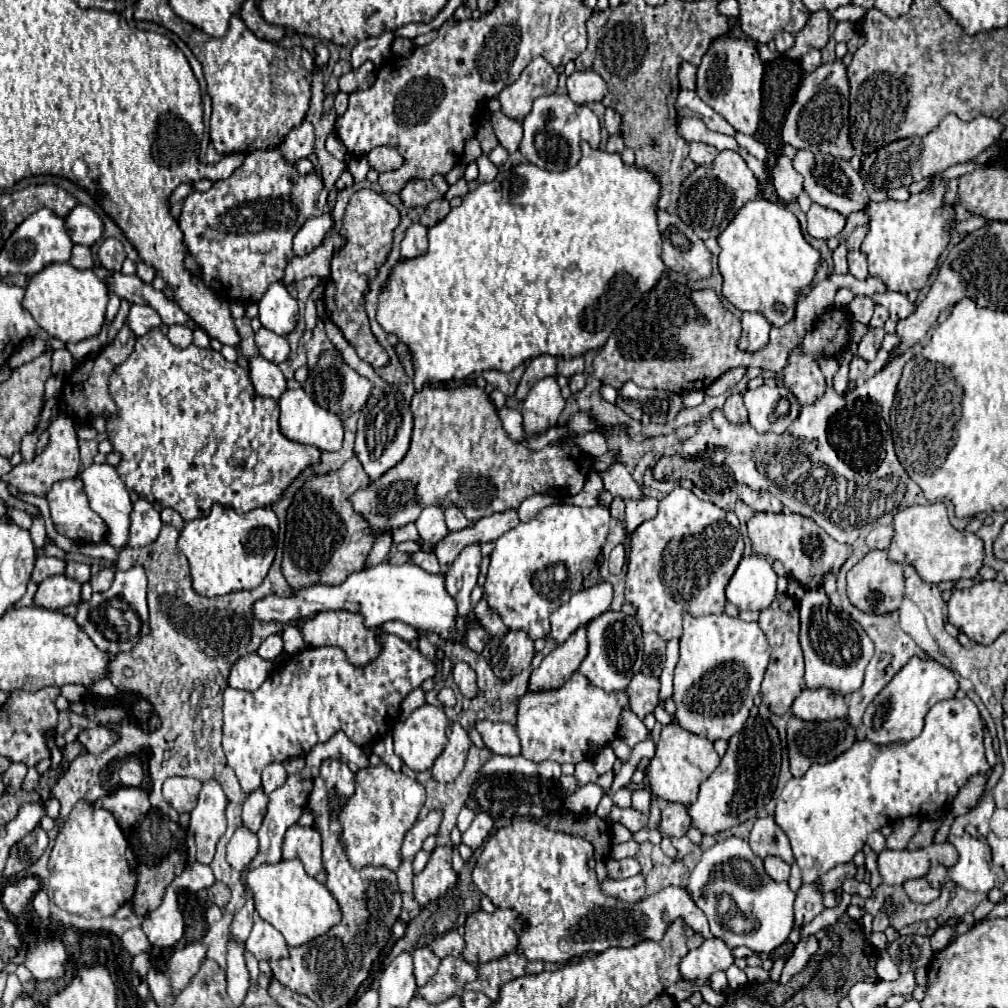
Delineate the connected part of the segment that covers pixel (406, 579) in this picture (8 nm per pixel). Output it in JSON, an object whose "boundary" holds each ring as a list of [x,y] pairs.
{"boundary":[[[388,561],[352,573],[342,585],[328,587],[328,585],[312,585],[292,597],[276,597],[270,595],[266,599],[256,601],[254,613],[260,621],[288,621],[296,617],[308,617],[312,613],[330,611],[330,609],[346,609],[352,613],[362,613],[366,617],[368,627],[380,627],[386,621],[402,621],[418,631],[436,633],[440,639],[456,643],[466,637],[466,631],[478,619],[470,613],[468,617],[458,615],[456,601],[446,591],[446,579],[442,573],[426,573],[422,567],[414,563],[392,565]]]}

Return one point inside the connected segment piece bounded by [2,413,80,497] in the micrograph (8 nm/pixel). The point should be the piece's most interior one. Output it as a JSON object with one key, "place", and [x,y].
{"place":[60,461]}

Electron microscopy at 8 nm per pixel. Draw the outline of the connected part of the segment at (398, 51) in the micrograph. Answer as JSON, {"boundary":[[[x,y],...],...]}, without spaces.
{"boundary":[[[394,39],[394,43],[392,43],[392,53],[394,55],[400,55],[400,57],[404,57],[404,55],[410,55],[410,51],[412,51],[412,41],[410,39]]]}

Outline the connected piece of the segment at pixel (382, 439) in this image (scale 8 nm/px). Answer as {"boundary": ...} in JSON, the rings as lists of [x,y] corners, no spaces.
{"boundary":[[[328,319],[326,321],[326,333],[328,339],[334,343],[334,347],[340,351],[342,359],[354,367],[354,371],[358,371],[360,375],[368,377],[374,383],[374,389],[366,401],[366,405],[360,411],[360,419],[358,419],[358,433],[356,433],[356,445],[354,445],[354,453],[358,457],[358,461],[362,463],[364,471],[368,473],[368,477],[374,481],[376,477],[384,475],[390,467],[394,467],[396,463],[400,463],[408,451],[410,445],[410,435],[412,435],[412,413],[410,413],[410,405],[406,403],[406,399],[402,397],[402,393],[392,387],[390,383],[386,383],[384,379],[380,379],[374,369],[362,361],[354,347],[344,339],[342,331]]]}

